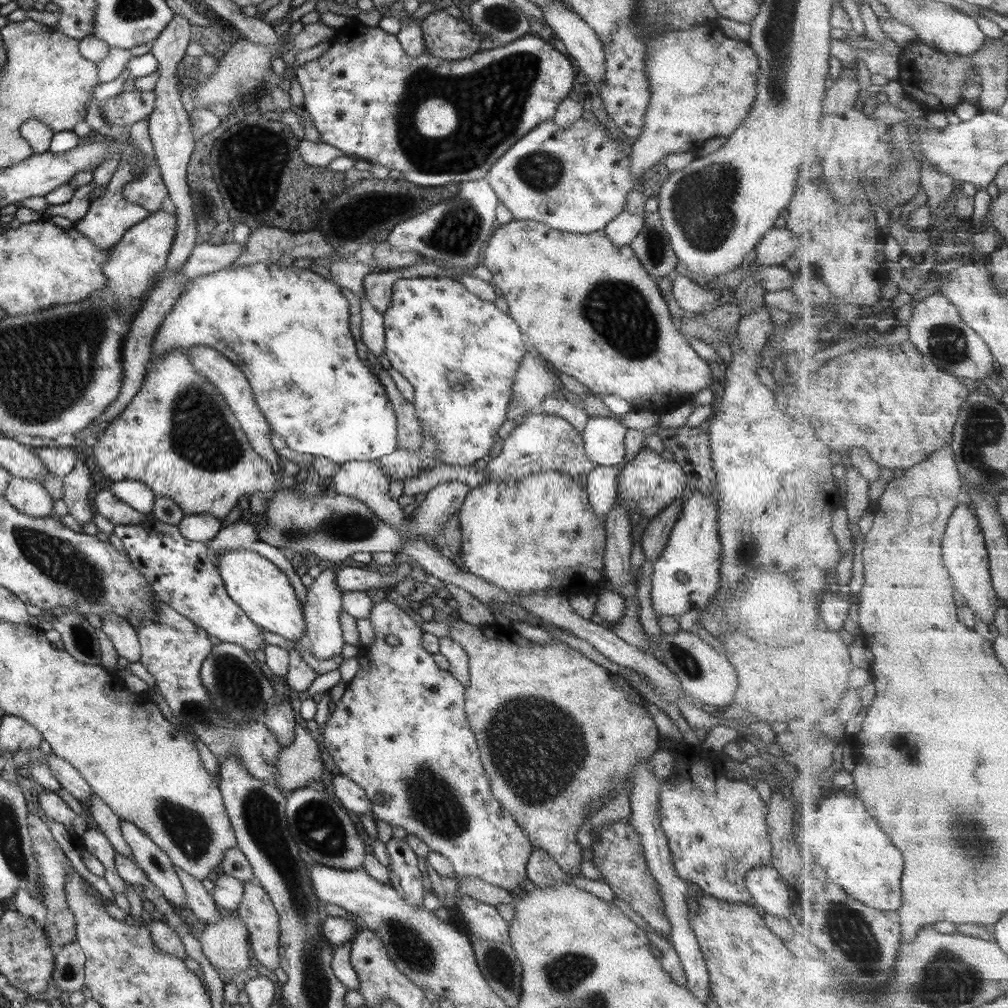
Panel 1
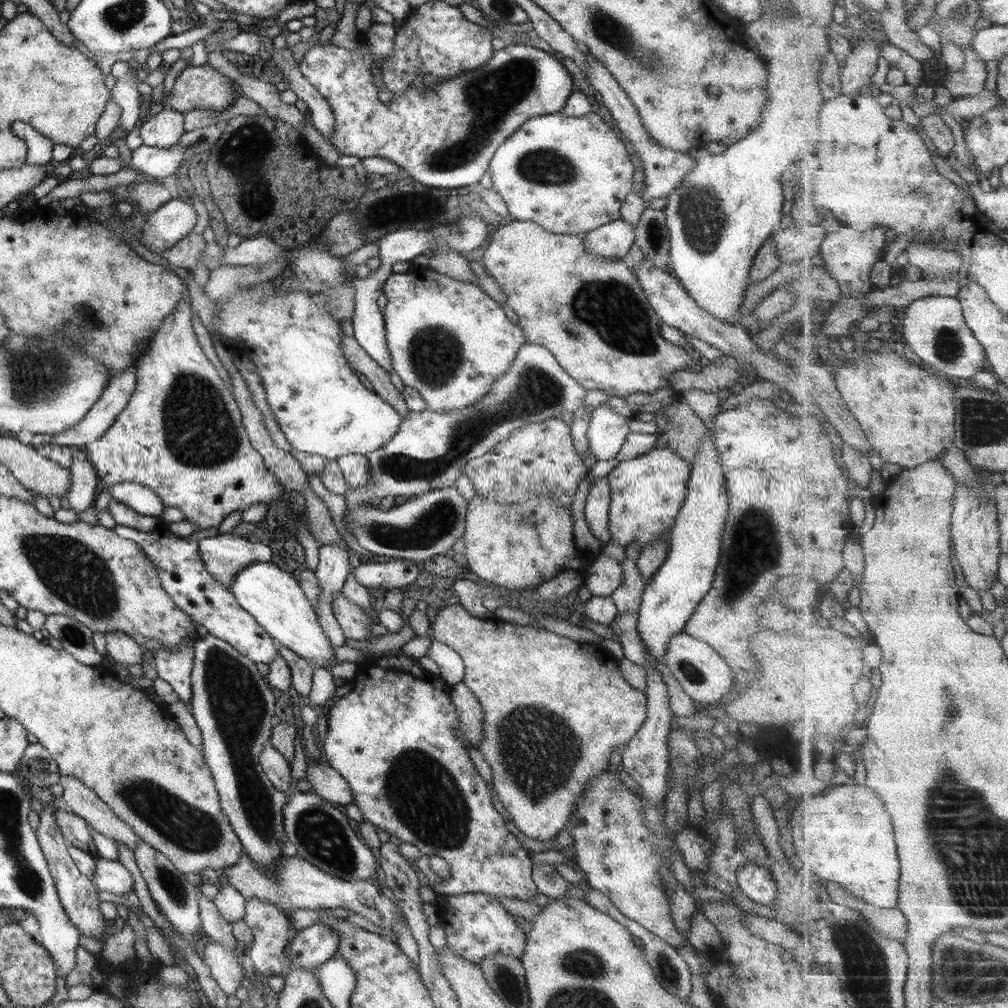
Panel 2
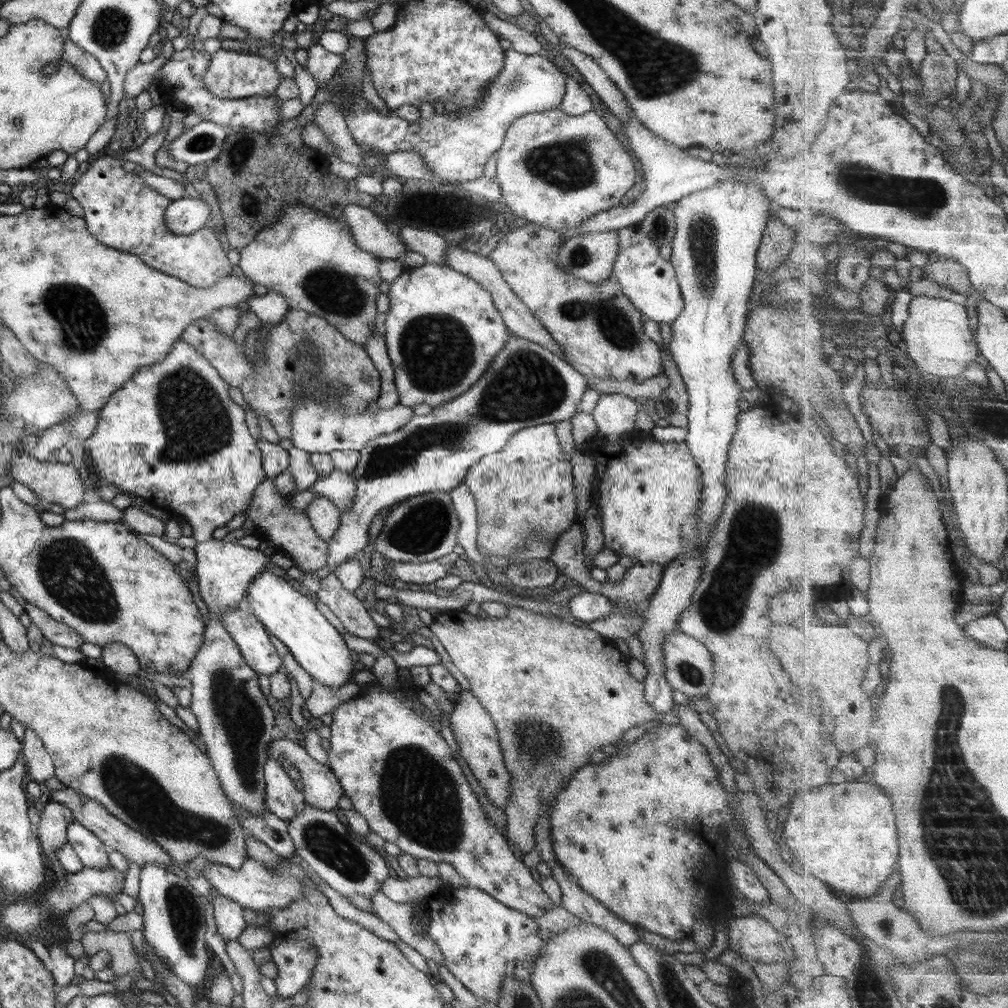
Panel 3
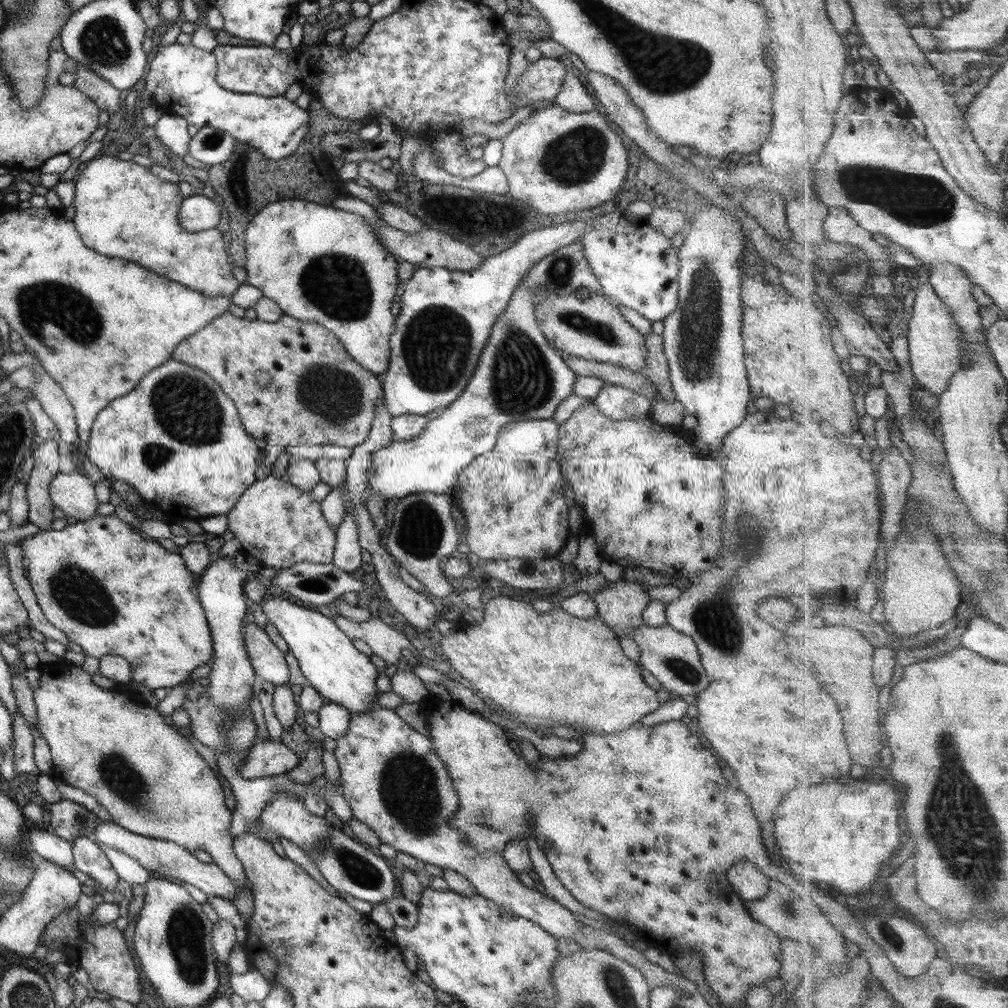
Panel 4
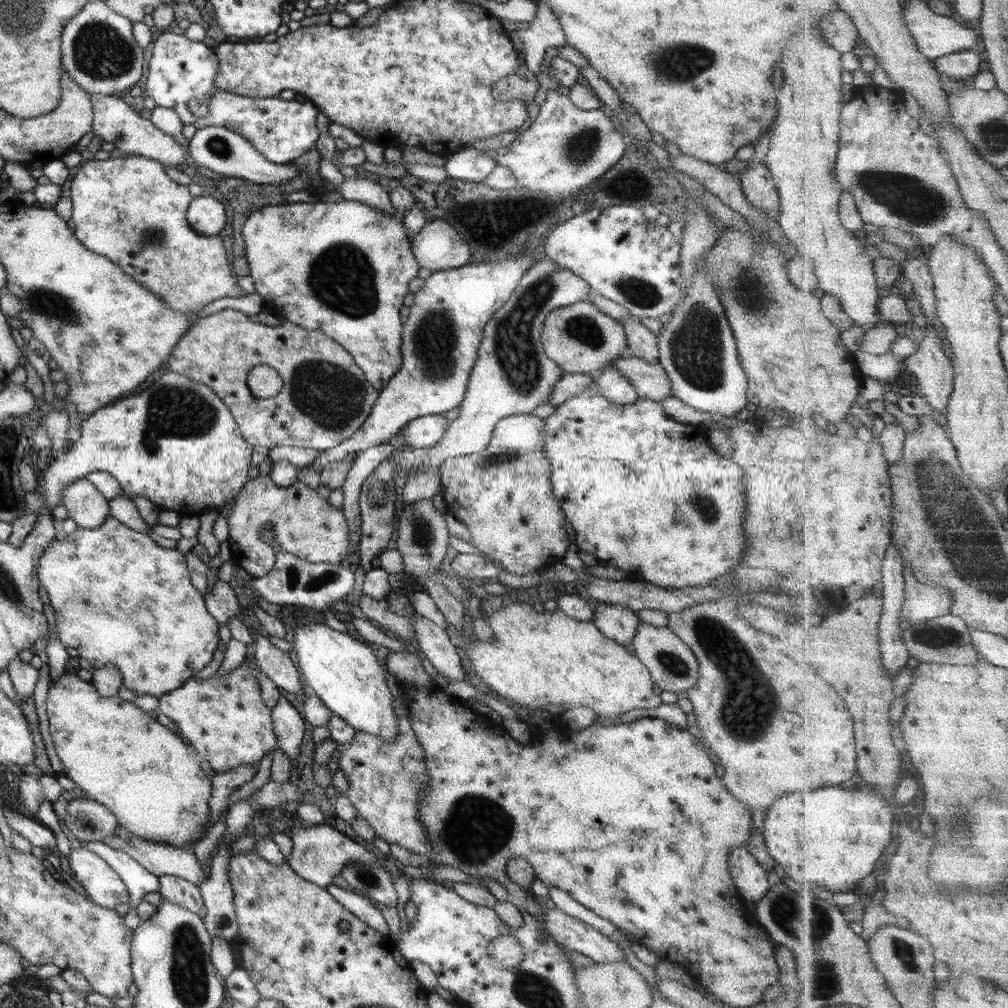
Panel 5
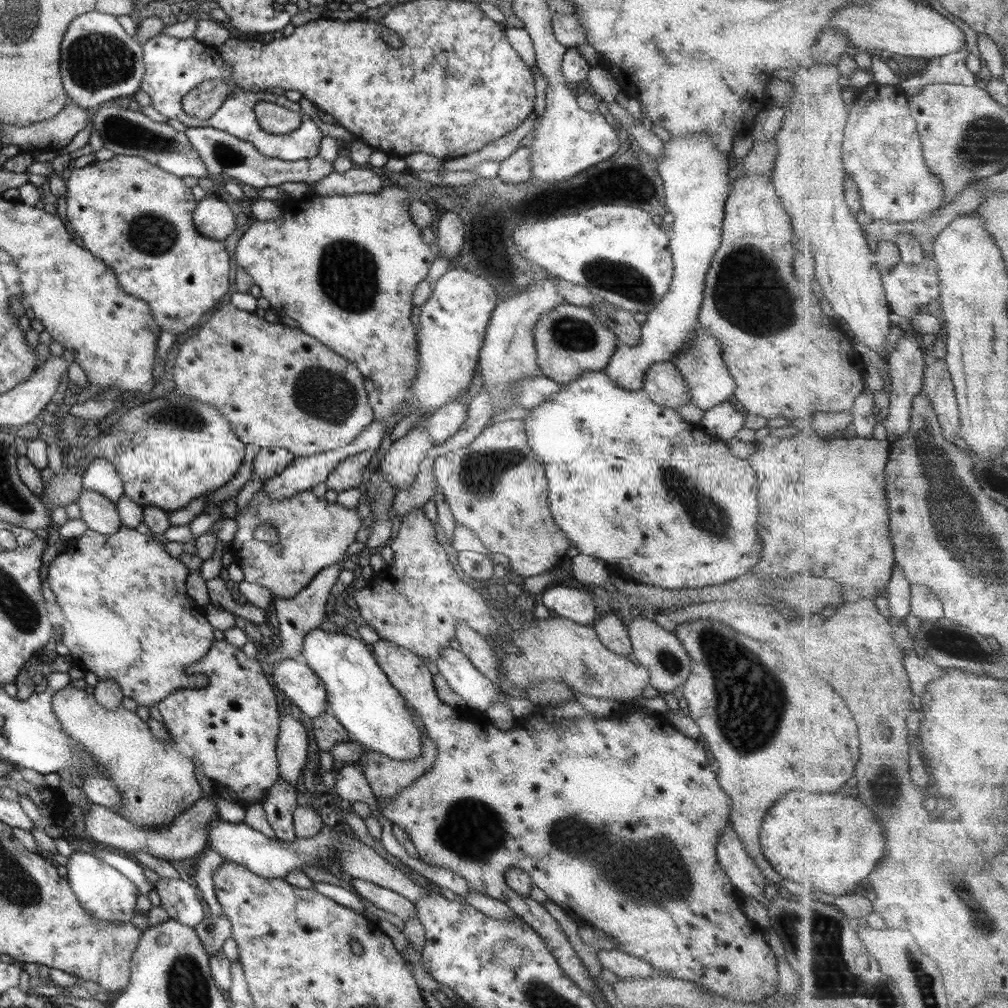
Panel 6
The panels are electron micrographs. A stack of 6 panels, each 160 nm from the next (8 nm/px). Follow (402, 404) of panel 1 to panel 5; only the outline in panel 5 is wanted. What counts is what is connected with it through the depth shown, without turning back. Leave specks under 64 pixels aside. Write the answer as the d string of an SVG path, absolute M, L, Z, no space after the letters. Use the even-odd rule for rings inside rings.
M233 309L220 310L219 312L214 312L205 318L200 318L195 324L189 326L189 328L183 333L183 336L179 338L177 344L173 346L171 354L167 359L168 370L191 381L205 385L205 387L211 389L215 393L215 396L221 400L221 403L229 410L231 416L233 416L235 425L239 428L242 434L243 440L247 441L247 444L252 446L252 453L250 456L250 466L257 466L263 459L266 458L267 453L270 448L277 445L293 445L299 448L311 448L313 450L324 451L328 448L334 447L336 444L343 442L346 438L353 435L355 431L358 430L359 426L367 420L367 416L371 413L371 408L373 408L375 400L377 399L378 392L367 383L365 376L362 374L361 370L354 364L351 356L343 350L339 344L330 340L329 337L324 336L322 332L309 331L291 324L291 322L284 320L281 324L276 326L267 326L262 323L251 322L247 318L246 314L242 312L237 312ZM264 365L269 366L271 369L275 370L282 381L282 388L279 390L277 396L273 398L256 398L253 393L249 390L247 386L247 375L249 371L255 368L255 366Z

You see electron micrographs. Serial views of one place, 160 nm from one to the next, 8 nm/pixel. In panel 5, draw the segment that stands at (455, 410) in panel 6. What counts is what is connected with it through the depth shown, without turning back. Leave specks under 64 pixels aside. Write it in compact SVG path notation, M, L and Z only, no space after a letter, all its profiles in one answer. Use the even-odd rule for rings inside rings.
M440 415L421 416L409 421L402 428L405 429L403 438L408 448L431 448L438 440L441 440L448 427L447 422L449 421Z

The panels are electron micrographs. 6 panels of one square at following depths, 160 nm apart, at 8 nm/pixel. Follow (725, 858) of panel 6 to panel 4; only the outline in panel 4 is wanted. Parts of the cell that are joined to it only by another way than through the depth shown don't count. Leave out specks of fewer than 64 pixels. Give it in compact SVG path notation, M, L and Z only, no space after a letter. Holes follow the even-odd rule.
M745 860L735 863L728 875L728 884L740 901L761 899L769 888L770 880L757 868Z

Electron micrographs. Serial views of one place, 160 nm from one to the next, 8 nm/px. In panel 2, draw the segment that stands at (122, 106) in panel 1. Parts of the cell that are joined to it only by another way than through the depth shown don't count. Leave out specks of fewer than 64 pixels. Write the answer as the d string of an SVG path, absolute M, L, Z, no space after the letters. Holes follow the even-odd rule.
M207 63L187 67L178 74L167 94L165 108L178 113L190 110L208 109L223 111L234 102L230 80Z

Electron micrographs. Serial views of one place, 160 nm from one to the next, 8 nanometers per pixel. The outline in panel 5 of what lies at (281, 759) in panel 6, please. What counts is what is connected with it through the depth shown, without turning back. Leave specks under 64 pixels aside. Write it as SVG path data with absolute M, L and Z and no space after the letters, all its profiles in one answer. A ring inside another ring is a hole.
M283 693L275 705L271 706L272 729L275 733L276 748L290 761L299 754L305 724L299 712L287 701Z

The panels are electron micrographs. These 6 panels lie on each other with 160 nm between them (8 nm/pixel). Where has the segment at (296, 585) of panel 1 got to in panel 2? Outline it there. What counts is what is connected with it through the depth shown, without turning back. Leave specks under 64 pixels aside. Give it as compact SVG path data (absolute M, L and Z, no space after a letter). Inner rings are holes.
M217 533L197 542L203 568L219 584L229 589L232 580L248 564L270 562L271 550L263 543L247 541L232 533Z

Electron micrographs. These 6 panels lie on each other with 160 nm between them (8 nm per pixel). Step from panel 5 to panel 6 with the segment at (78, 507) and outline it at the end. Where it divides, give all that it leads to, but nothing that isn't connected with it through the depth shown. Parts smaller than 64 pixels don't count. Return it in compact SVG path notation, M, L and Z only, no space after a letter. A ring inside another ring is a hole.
M81 491L75 503L79 506L80 519L93 532L109 535L122 525L116 504L99 493Z

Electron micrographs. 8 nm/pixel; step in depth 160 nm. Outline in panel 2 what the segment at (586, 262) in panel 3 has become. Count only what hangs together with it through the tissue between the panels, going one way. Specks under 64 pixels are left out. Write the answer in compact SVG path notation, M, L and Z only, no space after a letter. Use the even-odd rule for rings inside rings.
M619 218L599 225L581 237L585 252L605 260L627 260L629 247L634 243L634 229Z

